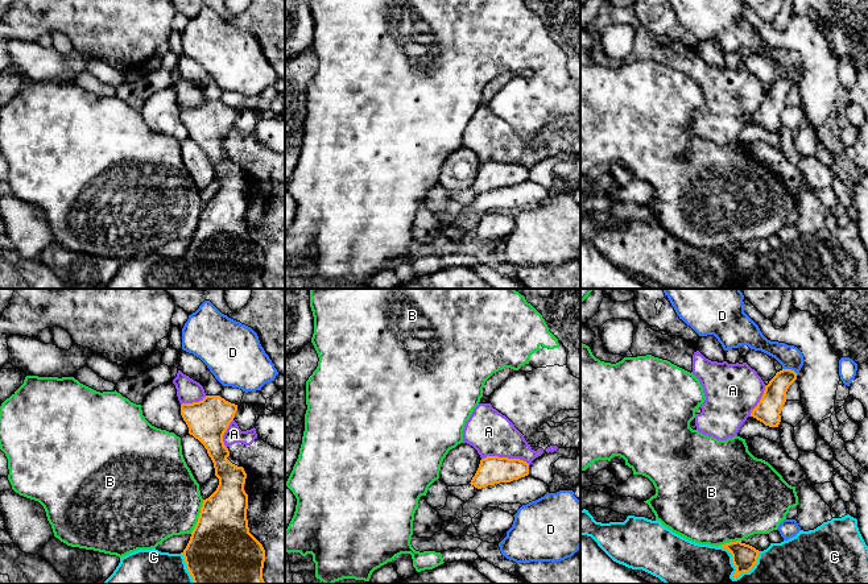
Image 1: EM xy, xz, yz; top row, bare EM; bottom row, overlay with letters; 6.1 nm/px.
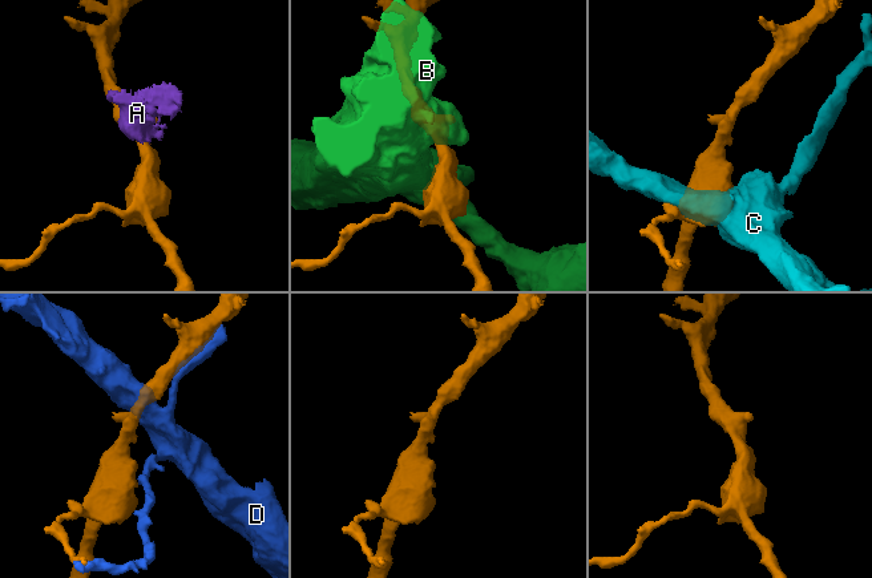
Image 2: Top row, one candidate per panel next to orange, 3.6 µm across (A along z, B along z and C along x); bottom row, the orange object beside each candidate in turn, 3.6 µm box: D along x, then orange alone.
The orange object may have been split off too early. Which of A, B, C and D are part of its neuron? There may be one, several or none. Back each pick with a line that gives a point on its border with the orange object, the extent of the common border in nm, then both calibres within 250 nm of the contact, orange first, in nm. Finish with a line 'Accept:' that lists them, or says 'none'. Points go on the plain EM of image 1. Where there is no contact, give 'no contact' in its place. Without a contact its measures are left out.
Accept: none

